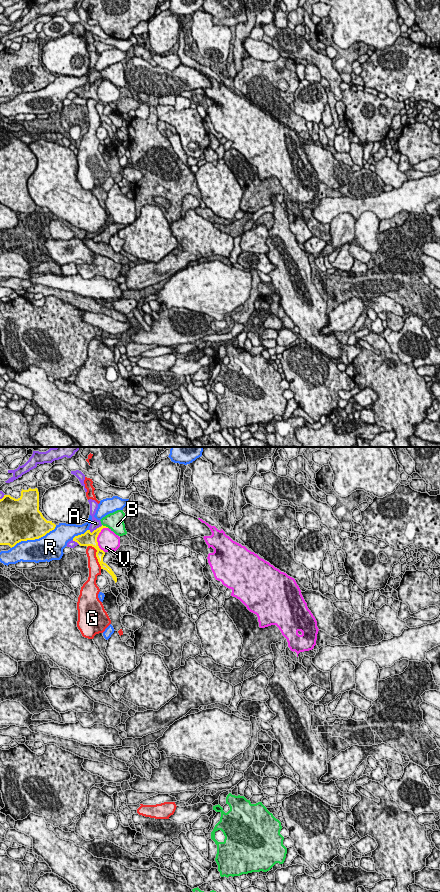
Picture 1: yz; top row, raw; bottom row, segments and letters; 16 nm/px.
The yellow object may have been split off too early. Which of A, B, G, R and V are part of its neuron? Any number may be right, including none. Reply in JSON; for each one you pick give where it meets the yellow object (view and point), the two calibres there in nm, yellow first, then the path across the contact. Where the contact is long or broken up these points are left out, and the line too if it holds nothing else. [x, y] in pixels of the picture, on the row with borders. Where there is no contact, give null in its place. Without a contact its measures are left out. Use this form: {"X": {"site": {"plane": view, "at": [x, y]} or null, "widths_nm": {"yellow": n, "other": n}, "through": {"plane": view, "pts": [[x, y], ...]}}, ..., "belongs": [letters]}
{"belongs": []}

